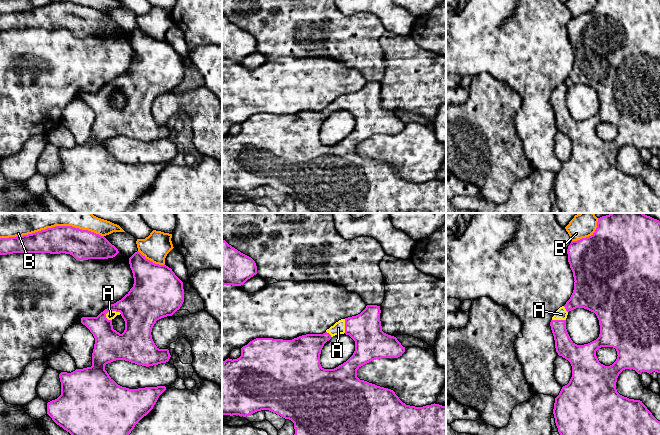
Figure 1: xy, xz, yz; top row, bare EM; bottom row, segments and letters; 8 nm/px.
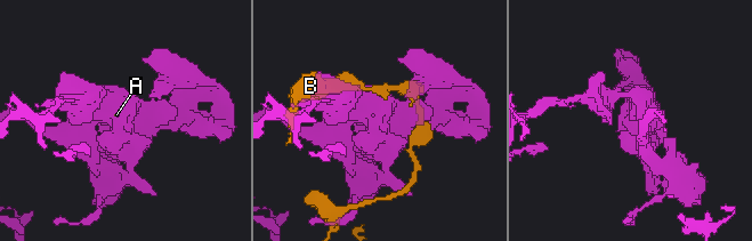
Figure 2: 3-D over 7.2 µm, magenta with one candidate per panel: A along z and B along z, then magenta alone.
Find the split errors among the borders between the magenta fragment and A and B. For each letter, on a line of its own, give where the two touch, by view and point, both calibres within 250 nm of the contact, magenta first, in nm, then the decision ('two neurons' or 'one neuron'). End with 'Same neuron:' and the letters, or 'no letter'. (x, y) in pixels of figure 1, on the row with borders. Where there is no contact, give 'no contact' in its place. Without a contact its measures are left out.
A: xy (112, 310) | 320/70 nm | one neuron
B: xy (52, 227) | 220/340 nm | two neurons
Same neuron: A

